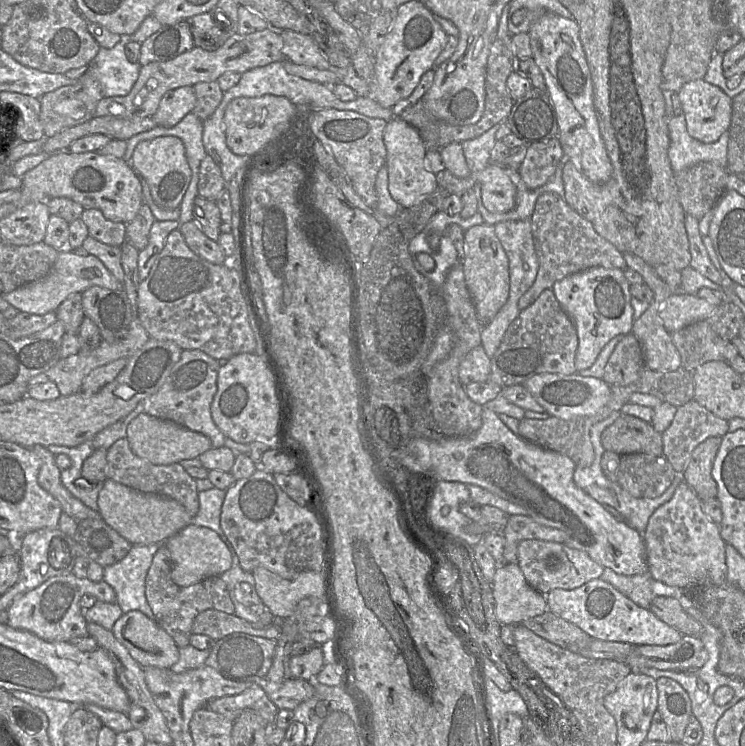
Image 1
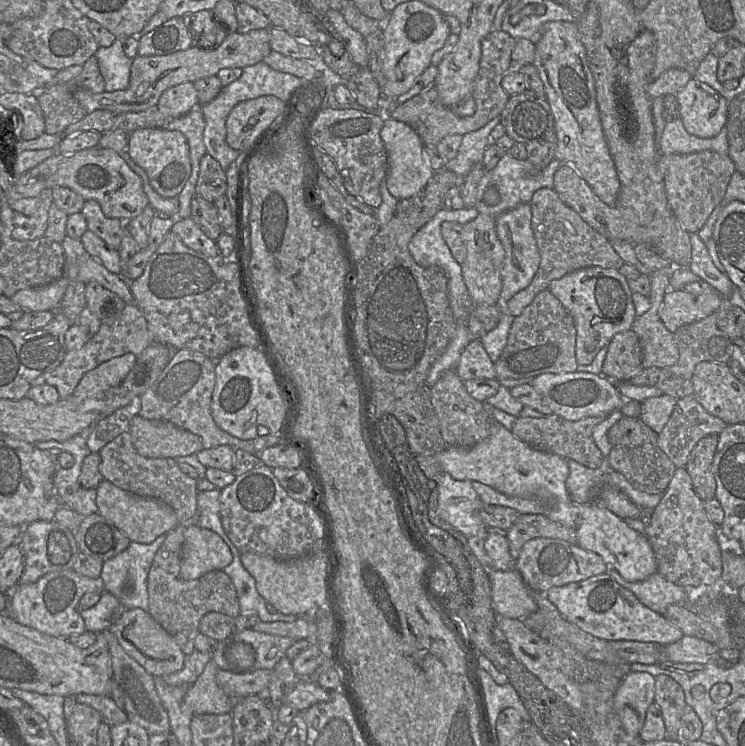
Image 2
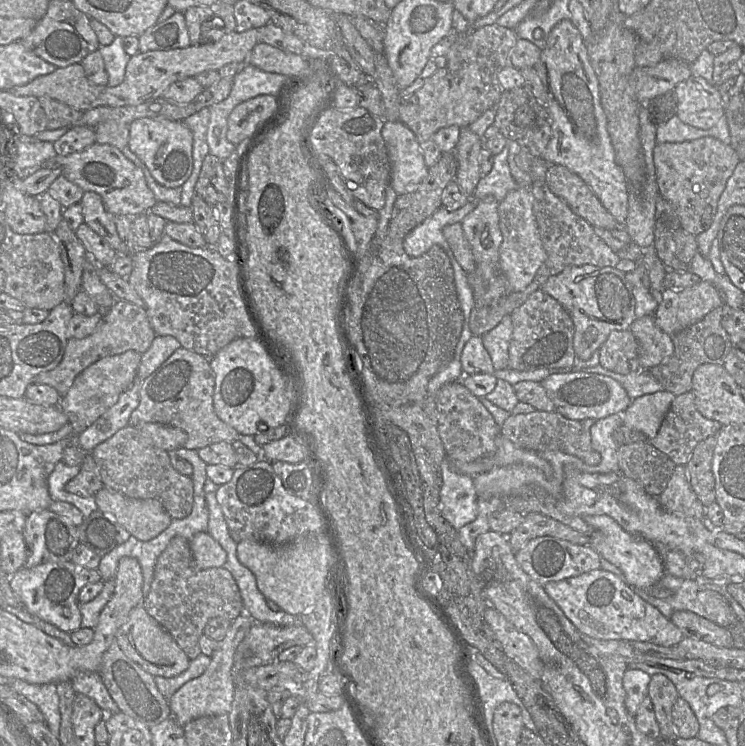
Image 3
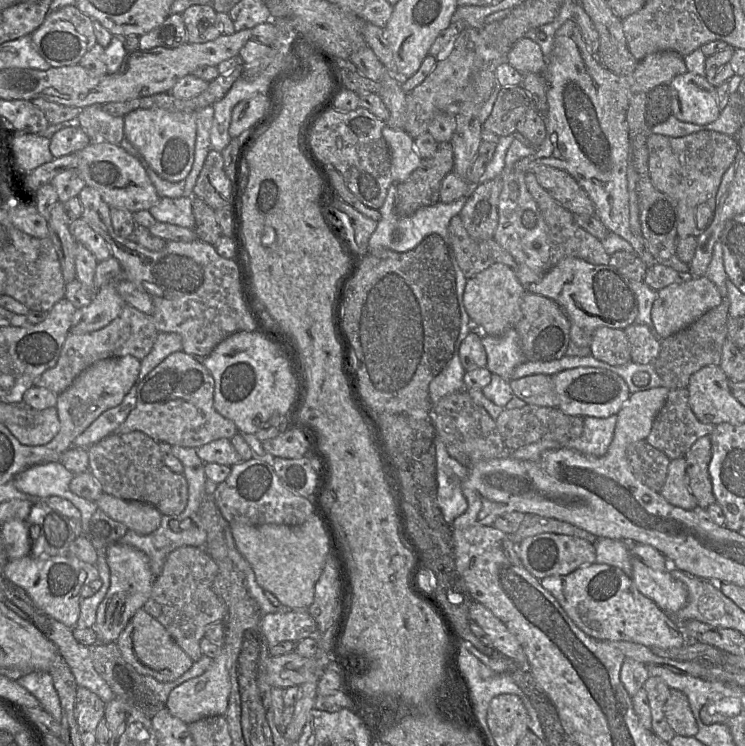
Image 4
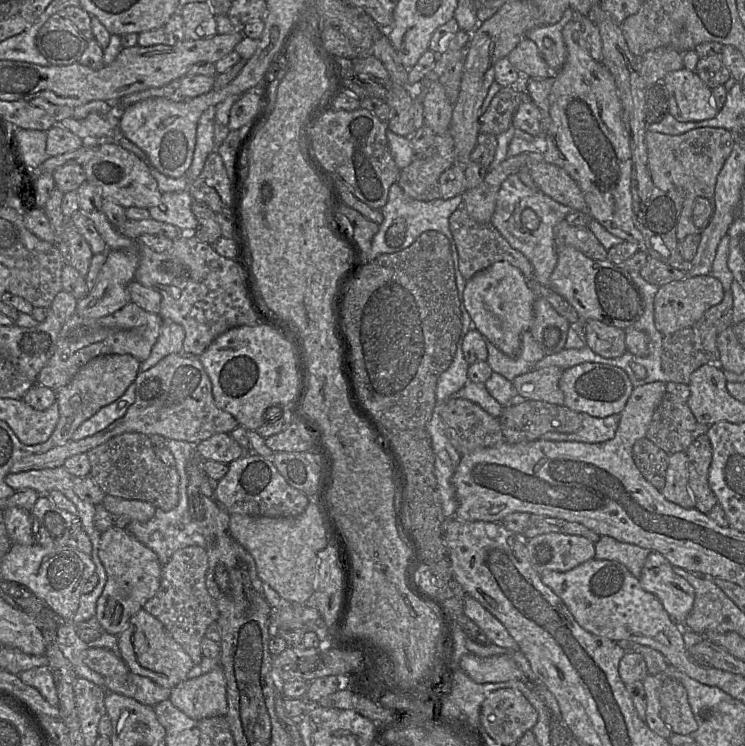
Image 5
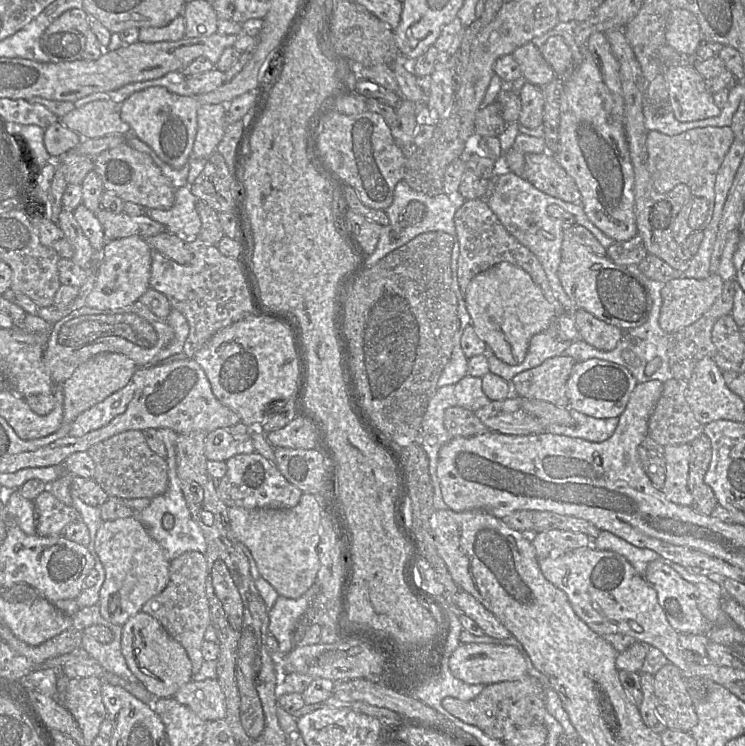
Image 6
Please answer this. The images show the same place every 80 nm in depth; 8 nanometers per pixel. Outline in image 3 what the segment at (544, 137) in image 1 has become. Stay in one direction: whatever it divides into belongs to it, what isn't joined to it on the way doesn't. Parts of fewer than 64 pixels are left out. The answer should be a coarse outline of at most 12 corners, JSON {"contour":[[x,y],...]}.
{"contour":[[527,88],[503,91],[493,122],[518,141],[546,125]]}

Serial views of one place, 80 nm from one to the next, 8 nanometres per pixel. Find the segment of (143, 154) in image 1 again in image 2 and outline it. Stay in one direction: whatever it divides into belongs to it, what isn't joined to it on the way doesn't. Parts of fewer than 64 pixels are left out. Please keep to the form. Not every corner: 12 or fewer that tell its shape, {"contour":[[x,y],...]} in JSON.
{"contour":[[142,128],[128,153],[164,198],[191,175],[185,135]]}

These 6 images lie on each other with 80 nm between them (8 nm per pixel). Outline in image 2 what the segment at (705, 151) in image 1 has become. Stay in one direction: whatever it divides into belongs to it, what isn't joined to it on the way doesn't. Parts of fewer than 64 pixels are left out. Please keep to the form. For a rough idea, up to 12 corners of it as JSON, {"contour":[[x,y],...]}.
{"contour":[[679,118],[668,122],[660,154],[728,154],[726,126],[712,138],[691,135]]}

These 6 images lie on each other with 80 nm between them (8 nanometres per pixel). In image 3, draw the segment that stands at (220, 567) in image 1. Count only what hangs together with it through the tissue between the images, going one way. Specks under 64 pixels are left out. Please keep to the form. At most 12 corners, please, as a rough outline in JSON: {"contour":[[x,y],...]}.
{"contour":[[208,532],[189,545],[198,569],[223,567],[226,551]]}

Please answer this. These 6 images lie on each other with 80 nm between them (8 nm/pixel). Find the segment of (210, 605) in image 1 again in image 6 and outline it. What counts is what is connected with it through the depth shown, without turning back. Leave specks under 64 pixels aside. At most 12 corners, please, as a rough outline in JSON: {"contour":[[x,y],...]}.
{"contour":[[185,552],[170,562],[164,590],[143,612],[184,647],[192,676],[211,624],[207,559]]}

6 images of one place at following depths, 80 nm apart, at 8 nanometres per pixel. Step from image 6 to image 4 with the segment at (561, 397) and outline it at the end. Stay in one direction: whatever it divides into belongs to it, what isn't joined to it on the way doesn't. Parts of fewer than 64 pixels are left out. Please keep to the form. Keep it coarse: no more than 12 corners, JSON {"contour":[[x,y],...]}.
{"contour":[[550,375],[511,380],[514,396],[526,404],[559,407]]}

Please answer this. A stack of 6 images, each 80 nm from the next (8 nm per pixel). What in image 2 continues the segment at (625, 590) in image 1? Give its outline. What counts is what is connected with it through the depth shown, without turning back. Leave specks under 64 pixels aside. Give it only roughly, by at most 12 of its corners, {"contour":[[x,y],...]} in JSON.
{"contour":[[657,572],[638,582],[605,573],[644,606],[663,615],[670,605],[690,610],[685,587]]}

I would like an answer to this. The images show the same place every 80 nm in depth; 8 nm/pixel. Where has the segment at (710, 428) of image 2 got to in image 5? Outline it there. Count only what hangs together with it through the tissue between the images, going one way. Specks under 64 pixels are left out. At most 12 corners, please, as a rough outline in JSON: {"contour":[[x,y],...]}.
{"contour":[[666,383],[646,438],[668,455],[709,429],[688,406],[688,384]]}

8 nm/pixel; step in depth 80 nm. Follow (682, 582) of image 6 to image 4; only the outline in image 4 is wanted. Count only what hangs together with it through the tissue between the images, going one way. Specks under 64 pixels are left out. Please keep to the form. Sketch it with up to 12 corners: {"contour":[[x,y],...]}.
{"contour":[[632,544],[631,579],[666,614],[686,605],[687,587],[657,549]]}

